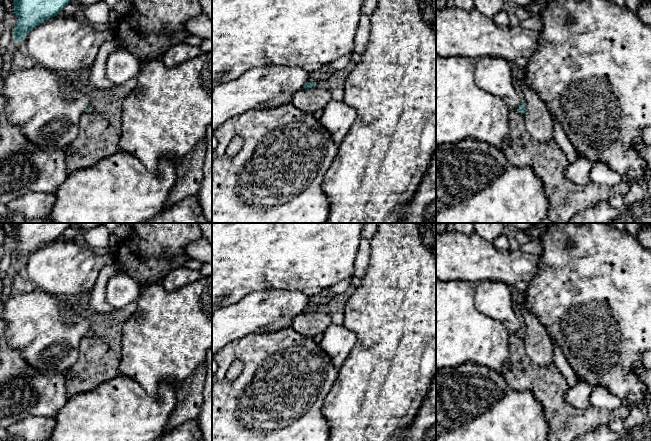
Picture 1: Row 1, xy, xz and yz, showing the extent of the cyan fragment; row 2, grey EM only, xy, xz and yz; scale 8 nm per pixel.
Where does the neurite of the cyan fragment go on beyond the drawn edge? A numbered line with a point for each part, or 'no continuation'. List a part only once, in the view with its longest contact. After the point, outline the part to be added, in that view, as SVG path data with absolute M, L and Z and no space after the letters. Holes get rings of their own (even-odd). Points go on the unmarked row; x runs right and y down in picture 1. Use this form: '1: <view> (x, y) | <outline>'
no continuation

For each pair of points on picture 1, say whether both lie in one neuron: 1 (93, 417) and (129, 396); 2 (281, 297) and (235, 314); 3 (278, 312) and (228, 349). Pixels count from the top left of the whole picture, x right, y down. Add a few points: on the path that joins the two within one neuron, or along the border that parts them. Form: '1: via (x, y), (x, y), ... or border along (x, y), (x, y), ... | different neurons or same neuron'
1: via (102, 417), (107, 417), (120, 405) | same neuron
2: via (270, 308), (263, 312), (246, 314) | same neuron
3: border along (270, 331), (244, 335), (225, 344) | different neurons

